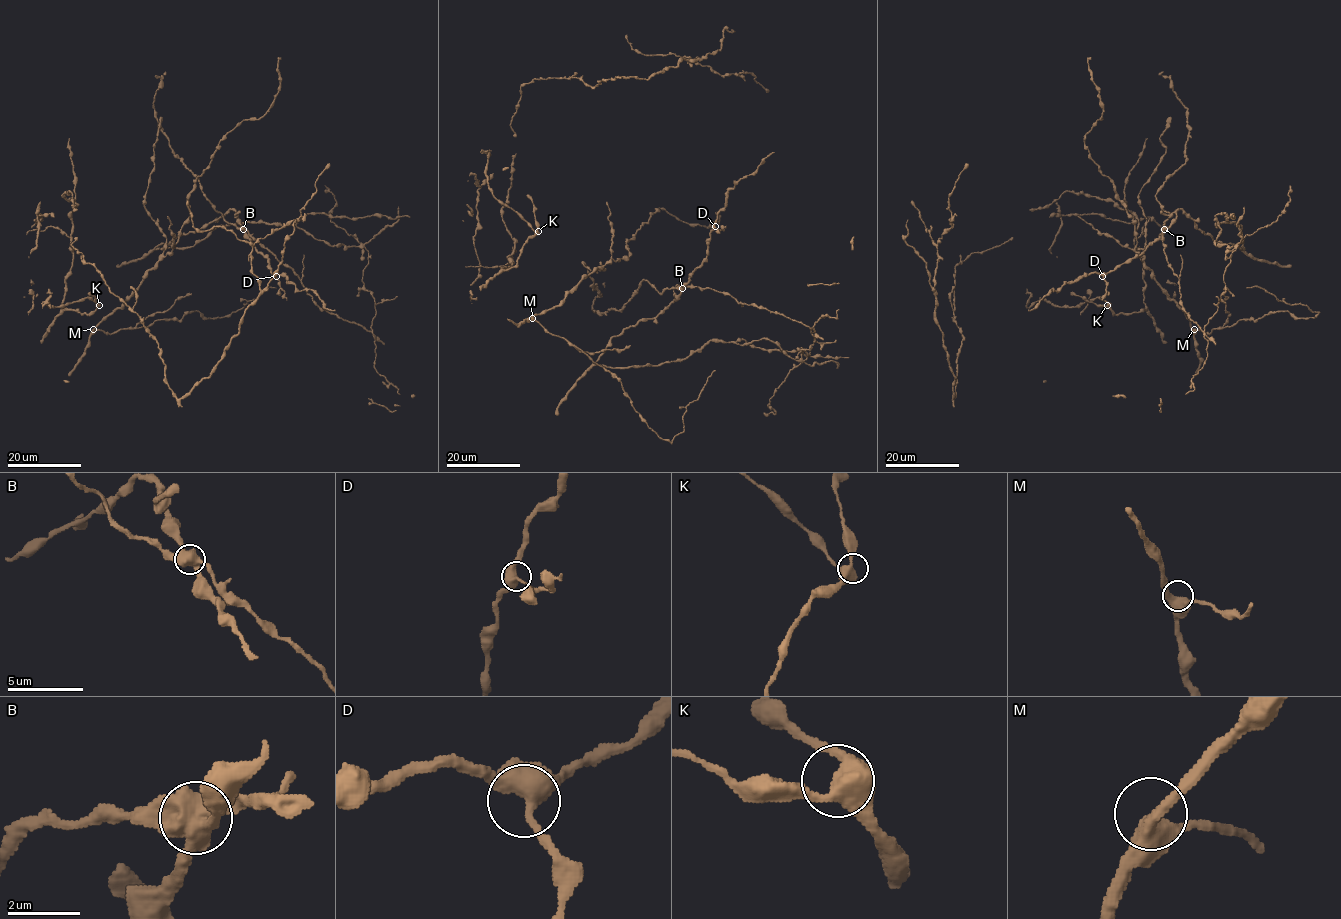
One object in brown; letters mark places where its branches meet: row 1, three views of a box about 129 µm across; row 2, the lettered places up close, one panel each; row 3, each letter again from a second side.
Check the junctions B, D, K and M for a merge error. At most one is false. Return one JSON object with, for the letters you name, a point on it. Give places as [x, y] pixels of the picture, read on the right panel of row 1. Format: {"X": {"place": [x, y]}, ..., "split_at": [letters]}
{"B": {"place": [1164, 229]}, "split_at": ["B"]}

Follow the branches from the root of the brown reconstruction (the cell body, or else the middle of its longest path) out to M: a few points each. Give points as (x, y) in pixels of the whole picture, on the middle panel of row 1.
M: (511, 321), (521, 323), (532, 318)

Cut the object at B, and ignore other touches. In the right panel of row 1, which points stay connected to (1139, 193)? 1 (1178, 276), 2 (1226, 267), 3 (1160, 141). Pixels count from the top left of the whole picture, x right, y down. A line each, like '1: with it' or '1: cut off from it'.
1: cut off from it
2: cut off from it
3: with it

